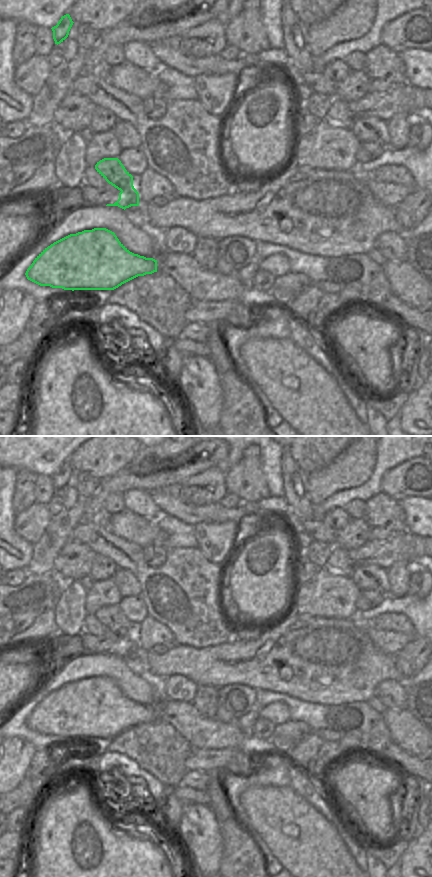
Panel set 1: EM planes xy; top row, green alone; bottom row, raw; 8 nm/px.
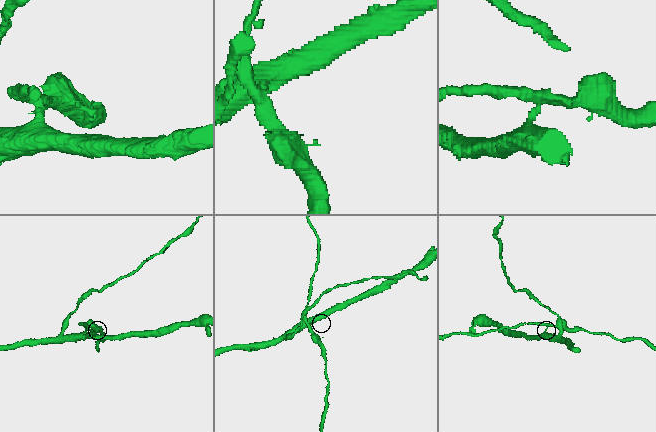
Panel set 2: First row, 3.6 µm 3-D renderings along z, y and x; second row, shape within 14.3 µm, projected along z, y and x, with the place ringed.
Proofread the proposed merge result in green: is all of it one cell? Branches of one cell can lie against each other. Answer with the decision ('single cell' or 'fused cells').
fused cells

